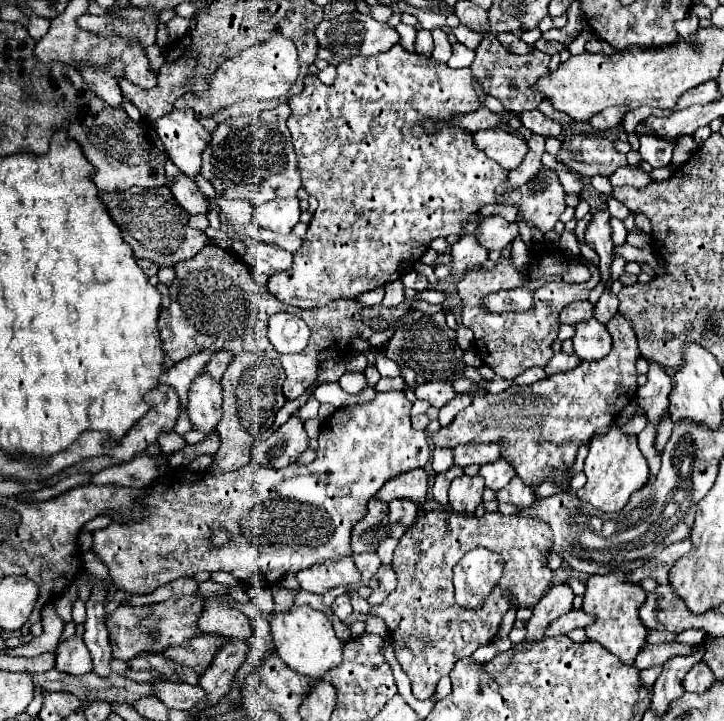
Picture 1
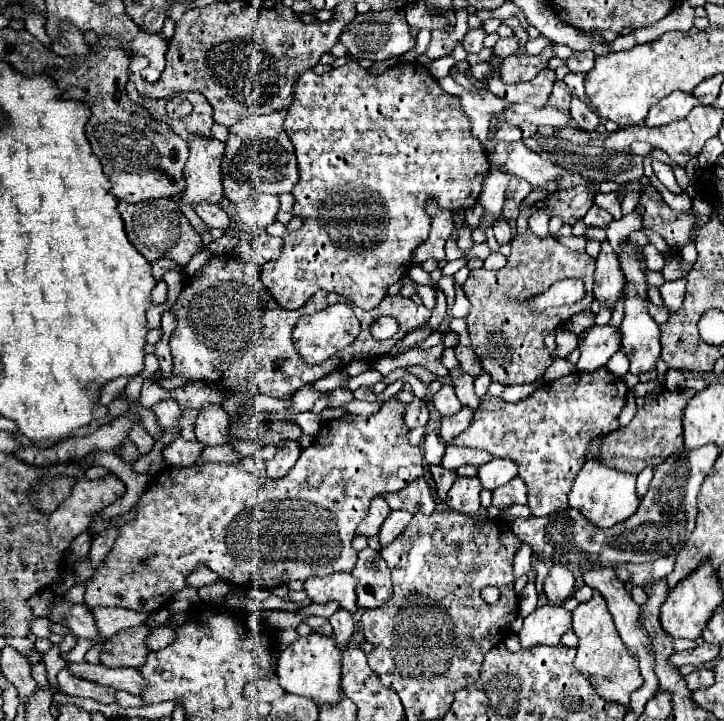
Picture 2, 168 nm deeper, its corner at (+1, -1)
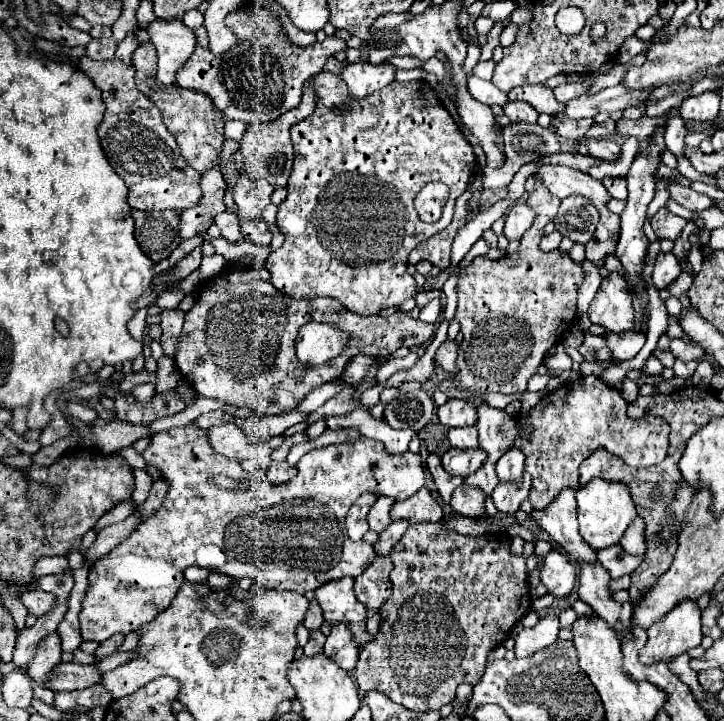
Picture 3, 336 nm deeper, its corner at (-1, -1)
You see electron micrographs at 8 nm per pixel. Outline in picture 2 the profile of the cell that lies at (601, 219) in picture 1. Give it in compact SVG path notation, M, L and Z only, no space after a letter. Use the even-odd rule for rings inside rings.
M605 241L601 243L601 253L597 259L597 269L595 269L595 287L593 287L595 301L599 301L599 305L607 305L613 311L615 303L621 299L623 283L625 279L621 275L617 255L611 249L609 241Z

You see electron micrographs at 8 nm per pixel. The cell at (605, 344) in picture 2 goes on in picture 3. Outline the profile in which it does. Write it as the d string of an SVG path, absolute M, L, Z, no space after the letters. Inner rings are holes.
M633 331L607 333L603 339L605 339L605 345L611 349L613 357L619 361L633 359L639 353L639 349L645 345L645 335L639 335Z

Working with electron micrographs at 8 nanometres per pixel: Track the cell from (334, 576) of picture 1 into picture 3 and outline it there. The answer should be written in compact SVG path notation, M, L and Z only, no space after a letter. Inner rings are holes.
M351 577L331 581L331 583L325 583L323 587L315 589L315 599L319 601L319 605L323 609L323 617L329 623L337 623L337 621L345 623L351 629L355 643L361 645L371 639L371 635L365 629L367 609L355 597L351 587L353 587Z

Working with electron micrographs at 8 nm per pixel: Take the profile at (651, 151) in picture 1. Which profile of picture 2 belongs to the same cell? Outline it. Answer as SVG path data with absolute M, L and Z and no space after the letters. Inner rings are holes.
M653 159L653 169L655 169L655 177L657 177L673 195L683 193L683 189L679 189L679 185L677 185L677 181L675 181L673 169L671 169L667 163L661 163L661 161Z

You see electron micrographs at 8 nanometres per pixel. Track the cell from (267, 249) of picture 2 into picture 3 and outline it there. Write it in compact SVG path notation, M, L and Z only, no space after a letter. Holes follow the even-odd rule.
M253 219L253 221L245 221L241 223L241 235L257 245L269 247L271 245L271 231L267 227L267 223L263 219Z

